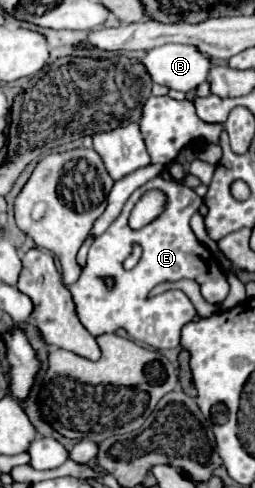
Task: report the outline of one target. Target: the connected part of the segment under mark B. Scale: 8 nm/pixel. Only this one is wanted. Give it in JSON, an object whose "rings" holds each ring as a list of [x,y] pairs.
{"rings":[[[174,43],[150,49],[146,57],[142,57],[142,63],[146,65],[154,83],[184,93],[204,83],[212,69],[212,57],[206,57],[206,53],[198,53],[194,45]]]}

